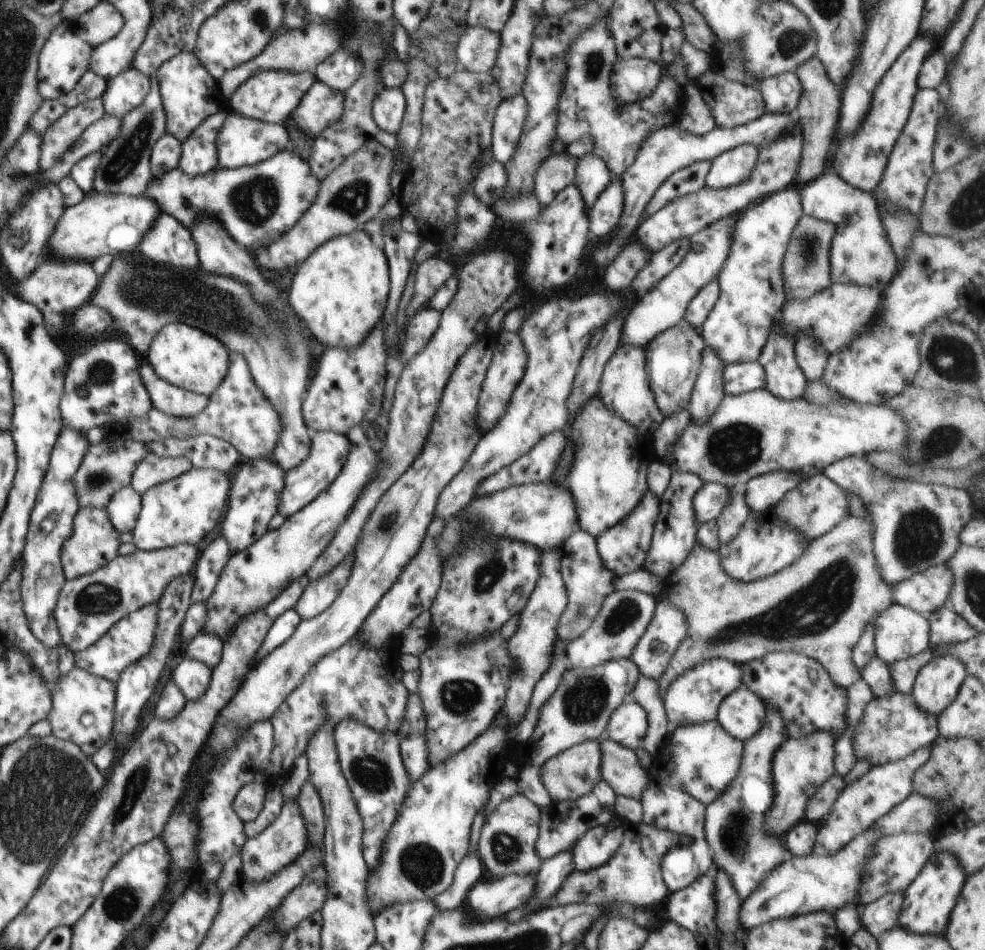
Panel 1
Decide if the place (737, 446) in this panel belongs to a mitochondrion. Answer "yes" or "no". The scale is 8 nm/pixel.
yes

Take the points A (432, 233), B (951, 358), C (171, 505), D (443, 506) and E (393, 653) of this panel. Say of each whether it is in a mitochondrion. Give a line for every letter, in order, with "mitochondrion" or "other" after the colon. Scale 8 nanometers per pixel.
A: other
B: mitochondrion
C: other
D: other
E: other

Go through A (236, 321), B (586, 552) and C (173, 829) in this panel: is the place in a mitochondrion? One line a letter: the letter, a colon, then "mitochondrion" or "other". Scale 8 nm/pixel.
A: mitochondrion
B: other
C: other

